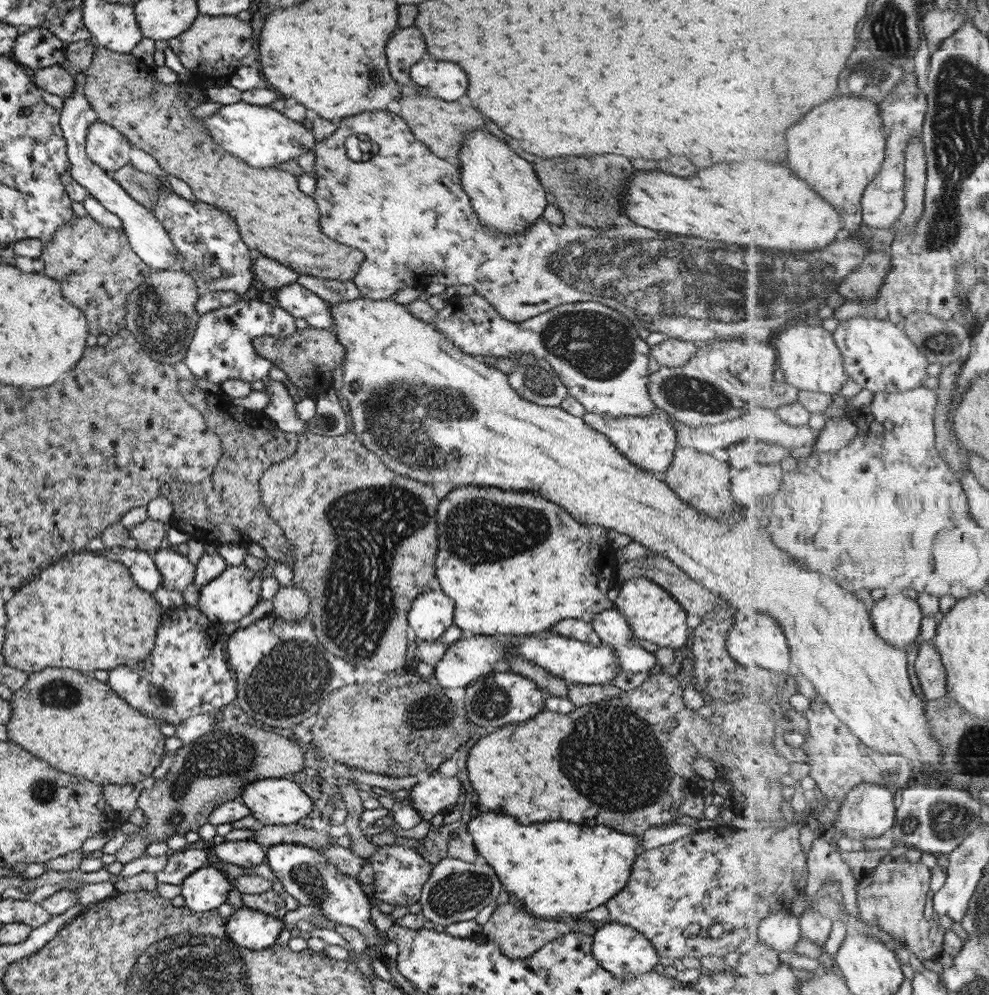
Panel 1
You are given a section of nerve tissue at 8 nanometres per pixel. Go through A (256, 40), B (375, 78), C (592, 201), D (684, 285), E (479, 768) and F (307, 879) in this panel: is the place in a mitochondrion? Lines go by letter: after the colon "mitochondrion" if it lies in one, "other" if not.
A: other
B: mitochondrion
C: mitochondrion
D: mitochondrion
E: other
F: mitochondrion

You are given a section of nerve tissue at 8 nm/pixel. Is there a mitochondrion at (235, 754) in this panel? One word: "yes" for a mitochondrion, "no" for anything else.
yes

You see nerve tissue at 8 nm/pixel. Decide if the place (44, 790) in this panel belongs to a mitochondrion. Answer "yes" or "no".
yes

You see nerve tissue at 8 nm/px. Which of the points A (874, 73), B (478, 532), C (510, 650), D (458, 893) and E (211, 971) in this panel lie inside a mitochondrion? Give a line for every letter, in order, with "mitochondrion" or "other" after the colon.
A: mitochondrion
B: mitochondrion
C: other
D: mitochondrion
E: mitochondrion

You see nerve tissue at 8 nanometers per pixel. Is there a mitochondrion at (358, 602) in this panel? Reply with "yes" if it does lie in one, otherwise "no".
yes

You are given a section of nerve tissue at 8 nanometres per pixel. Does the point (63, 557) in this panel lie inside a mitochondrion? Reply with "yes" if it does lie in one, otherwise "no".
no

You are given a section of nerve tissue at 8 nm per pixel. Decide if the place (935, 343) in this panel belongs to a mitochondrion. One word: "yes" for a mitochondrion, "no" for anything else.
yes

